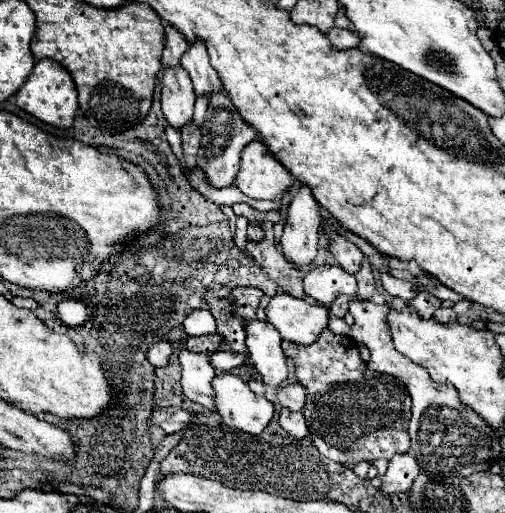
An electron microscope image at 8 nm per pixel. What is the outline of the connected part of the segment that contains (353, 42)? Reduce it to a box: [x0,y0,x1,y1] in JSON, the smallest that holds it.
[328,27,360,49]

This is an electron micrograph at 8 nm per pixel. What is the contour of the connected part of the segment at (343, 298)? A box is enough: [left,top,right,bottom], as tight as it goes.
[330,295,358,317]

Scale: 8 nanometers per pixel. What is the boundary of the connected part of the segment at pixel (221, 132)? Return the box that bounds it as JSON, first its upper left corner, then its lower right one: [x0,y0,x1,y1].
[196,91,258,189]

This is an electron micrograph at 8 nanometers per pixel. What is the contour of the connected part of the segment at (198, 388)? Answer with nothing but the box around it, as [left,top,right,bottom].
[178,349,214,409]

